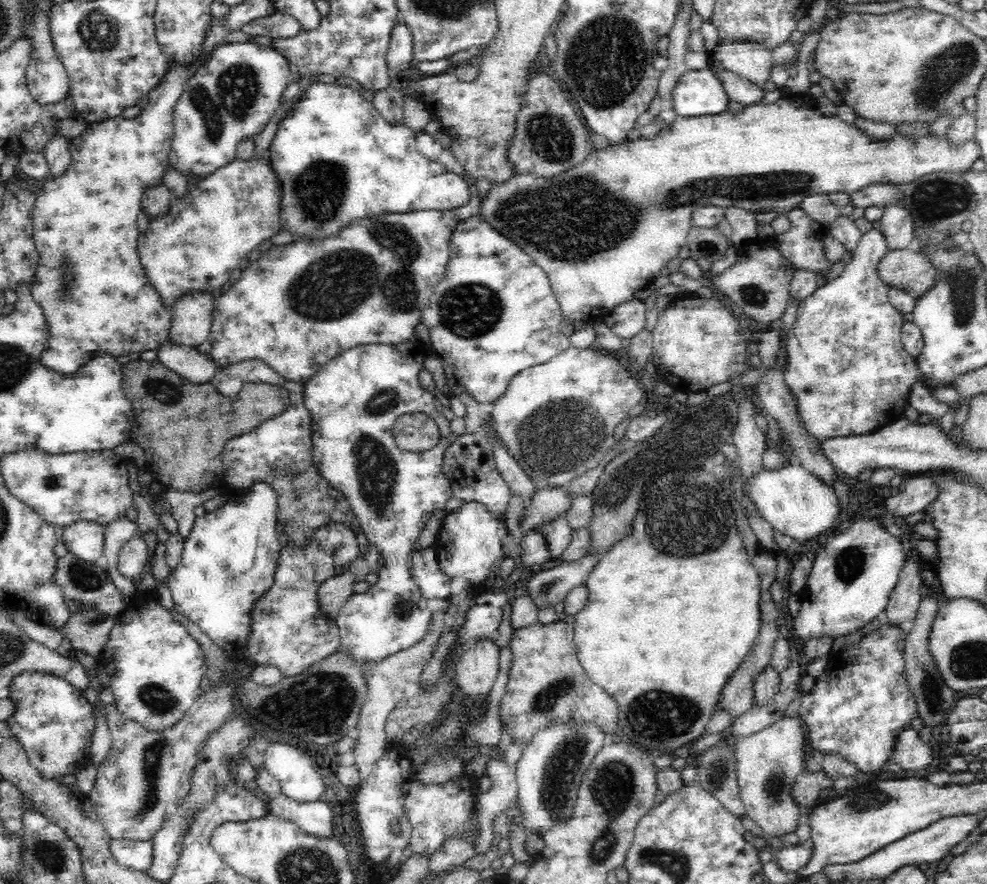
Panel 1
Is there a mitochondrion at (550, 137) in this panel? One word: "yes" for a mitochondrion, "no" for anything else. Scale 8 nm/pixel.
yes

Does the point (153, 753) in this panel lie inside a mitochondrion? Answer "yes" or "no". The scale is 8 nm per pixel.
yes

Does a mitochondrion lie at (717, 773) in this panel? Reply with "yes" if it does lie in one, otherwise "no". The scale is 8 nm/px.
yes

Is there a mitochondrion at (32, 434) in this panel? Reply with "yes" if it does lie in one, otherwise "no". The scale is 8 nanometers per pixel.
no

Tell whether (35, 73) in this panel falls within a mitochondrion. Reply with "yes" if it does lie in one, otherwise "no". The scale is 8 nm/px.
no

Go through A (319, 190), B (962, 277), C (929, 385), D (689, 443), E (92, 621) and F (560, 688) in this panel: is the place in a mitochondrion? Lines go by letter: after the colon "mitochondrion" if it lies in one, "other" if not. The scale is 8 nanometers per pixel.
A: mitochondrion
B: mitochondrion
C: other
D: mitochondrion
E: mitochondrion
F: mitochondrion

